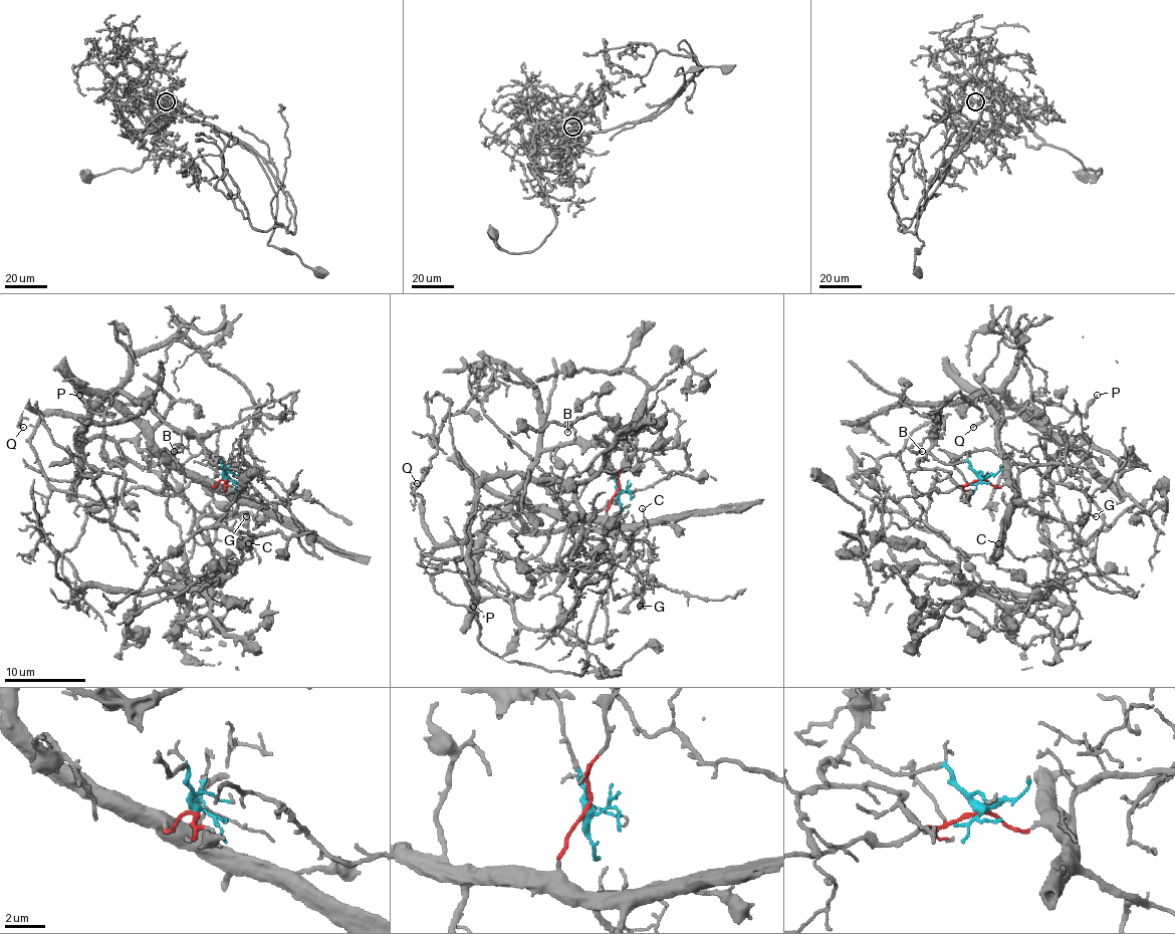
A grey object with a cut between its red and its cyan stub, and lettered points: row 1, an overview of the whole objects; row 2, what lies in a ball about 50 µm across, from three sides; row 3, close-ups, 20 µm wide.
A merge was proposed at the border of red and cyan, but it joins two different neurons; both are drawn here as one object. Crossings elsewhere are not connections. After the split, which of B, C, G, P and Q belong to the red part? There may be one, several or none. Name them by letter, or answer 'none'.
C, G, P

